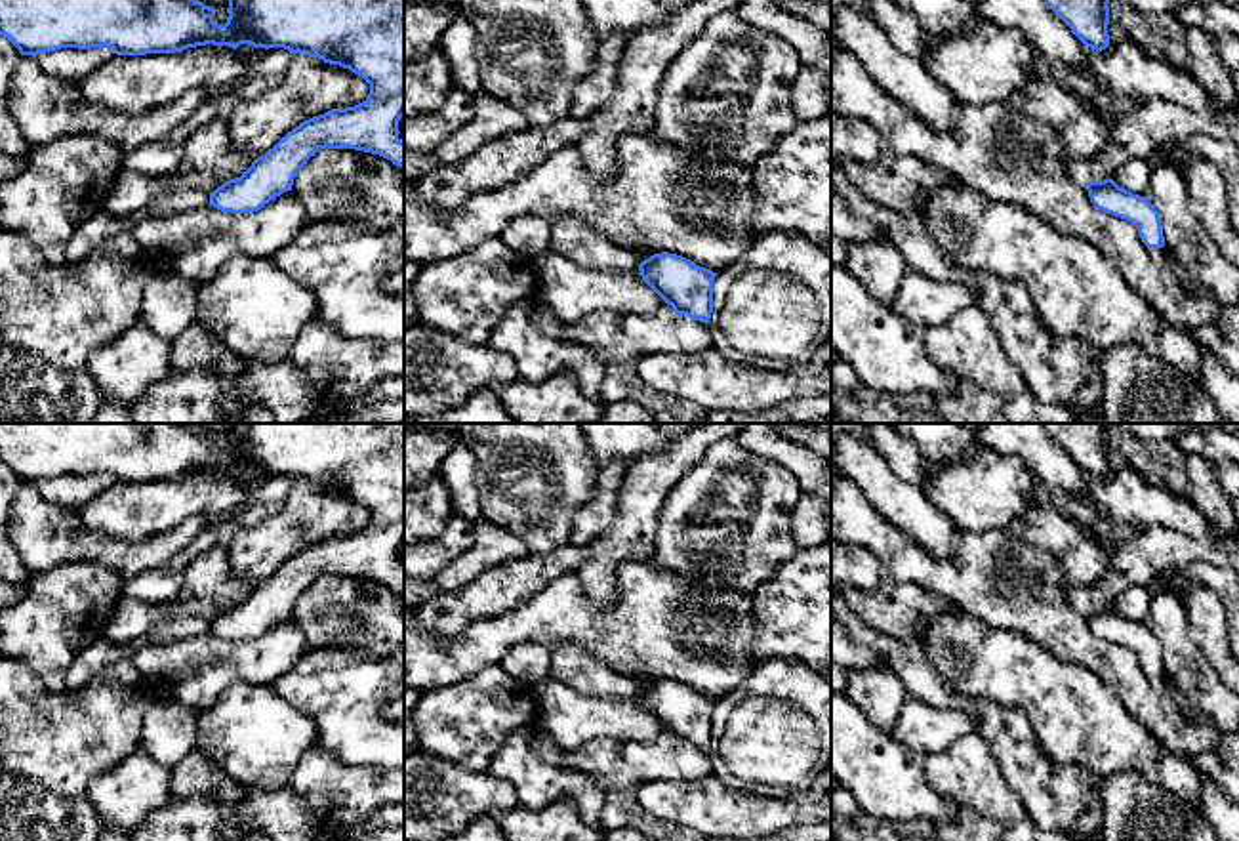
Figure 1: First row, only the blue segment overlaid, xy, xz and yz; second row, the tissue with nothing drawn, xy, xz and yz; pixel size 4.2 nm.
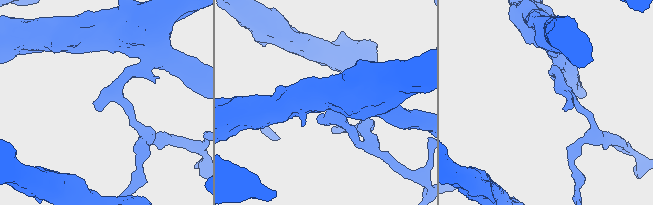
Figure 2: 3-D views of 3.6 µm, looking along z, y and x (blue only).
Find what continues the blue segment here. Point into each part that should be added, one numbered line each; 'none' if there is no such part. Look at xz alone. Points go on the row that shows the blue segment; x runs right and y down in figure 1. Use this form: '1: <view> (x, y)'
none

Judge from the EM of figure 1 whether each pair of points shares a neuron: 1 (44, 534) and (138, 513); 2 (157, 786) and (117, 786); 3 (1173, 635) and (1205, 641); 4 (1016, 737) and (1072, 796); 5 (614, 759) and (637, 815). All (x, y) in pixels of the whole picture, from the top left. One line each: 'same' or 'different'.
1: different
2: same
3: different
4: same
5: different

